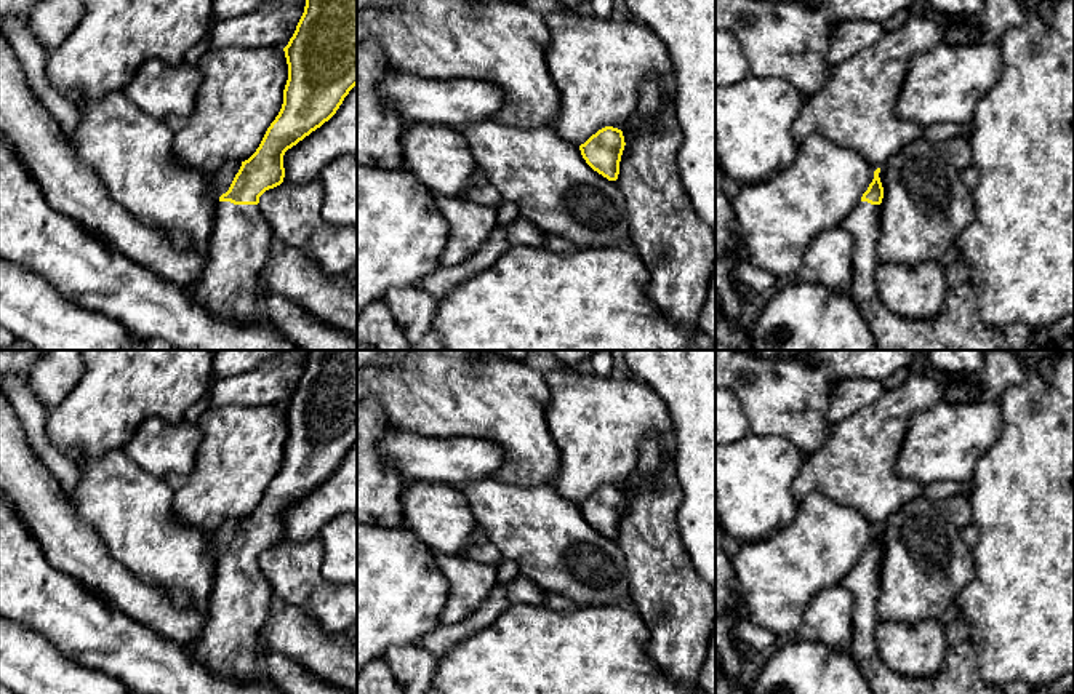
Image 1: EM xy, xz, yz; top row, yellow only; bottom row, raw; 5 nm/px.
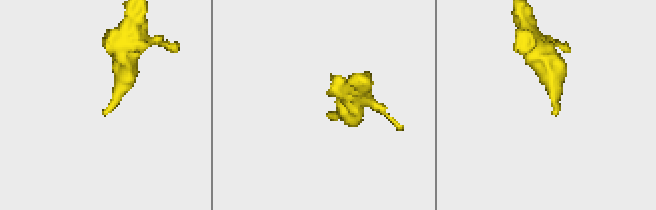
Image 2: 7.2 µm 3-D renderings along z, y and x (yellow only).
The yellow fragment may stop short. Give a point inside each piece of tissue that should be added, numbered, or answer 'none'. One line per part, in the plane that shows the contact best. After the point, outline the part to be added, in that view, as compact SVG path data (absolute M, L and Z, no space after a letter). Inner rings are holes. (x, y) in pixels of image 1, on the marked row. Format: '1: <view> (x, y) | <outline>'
1: xy (242, 240) | M218 201L208 262L195 285L197 301L219 320L256 323L267 318L266 302L256 289L275 245L259 205Z

